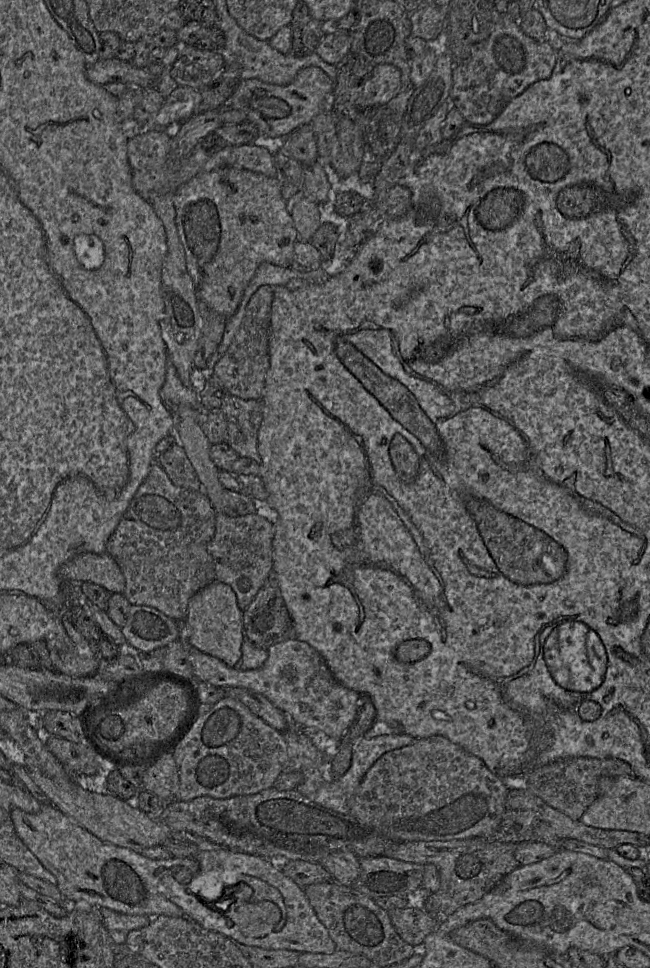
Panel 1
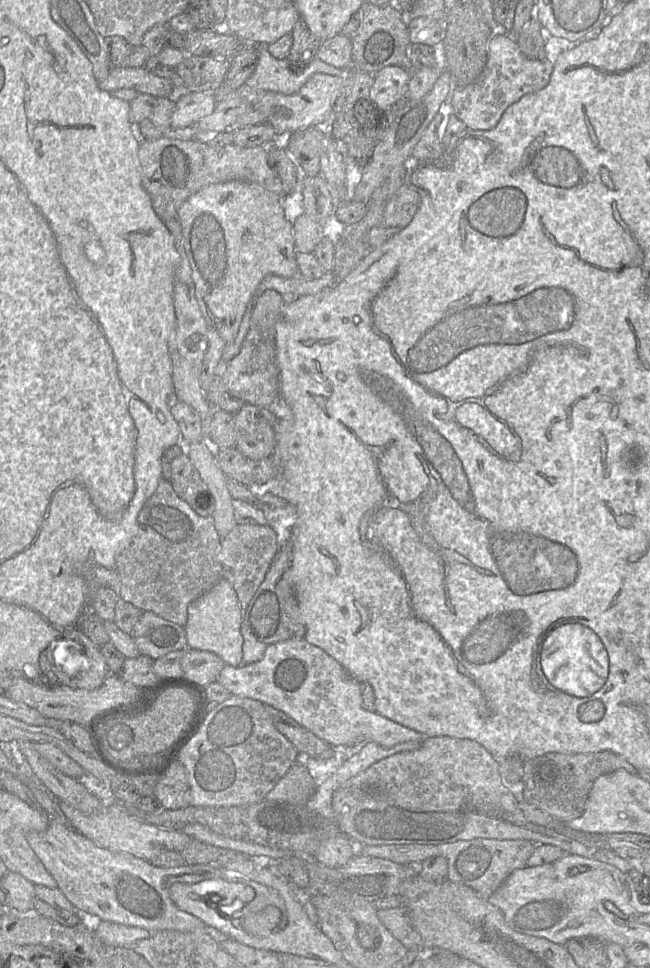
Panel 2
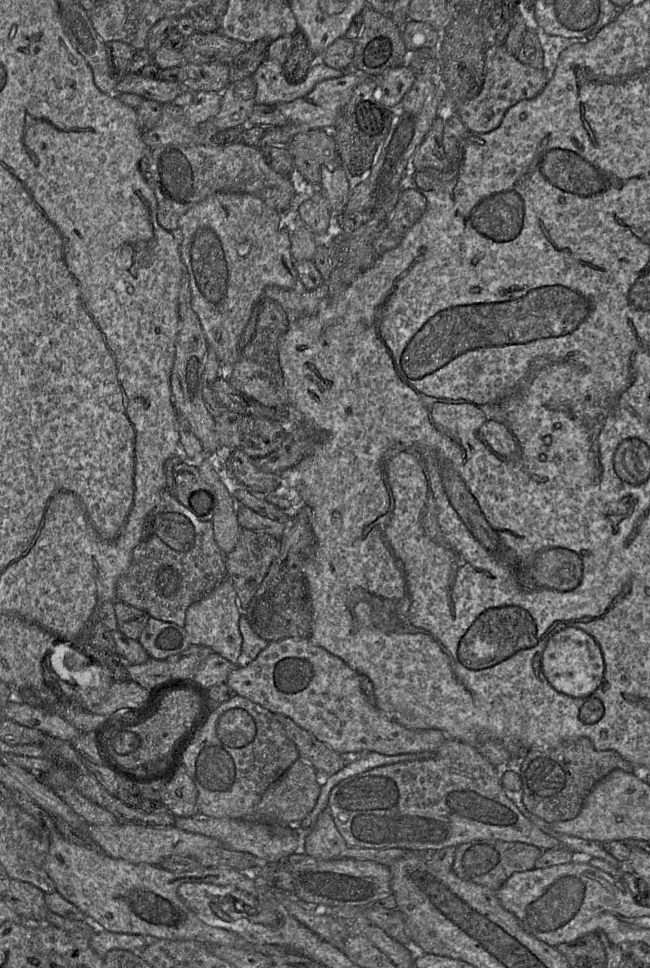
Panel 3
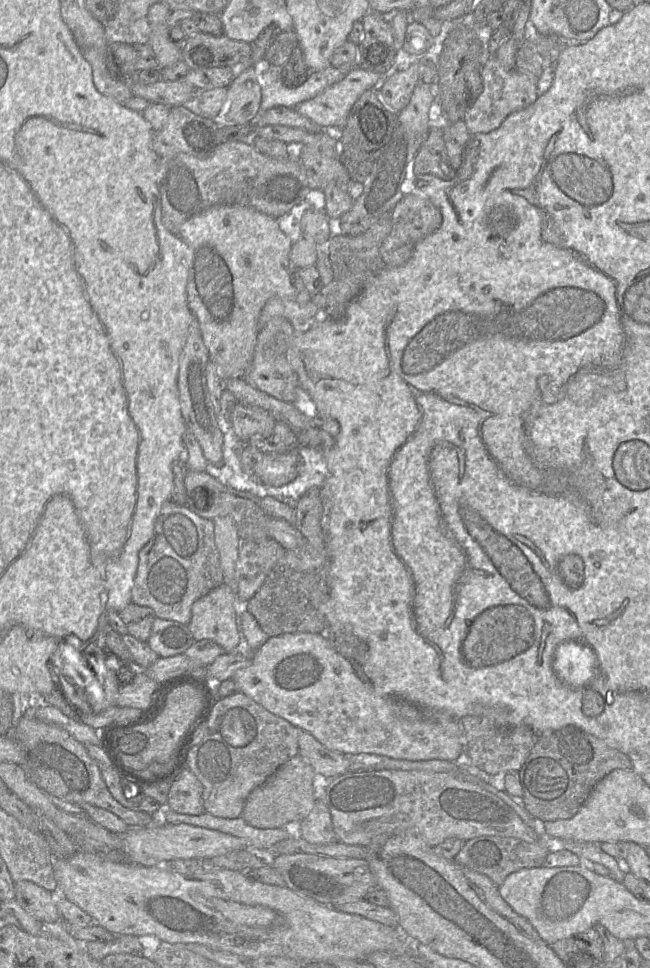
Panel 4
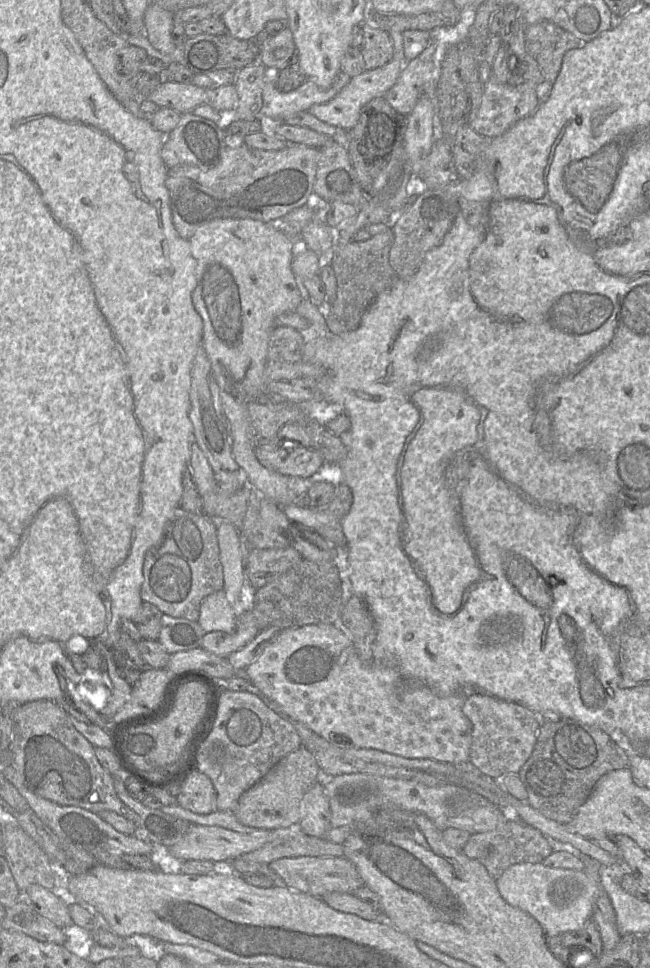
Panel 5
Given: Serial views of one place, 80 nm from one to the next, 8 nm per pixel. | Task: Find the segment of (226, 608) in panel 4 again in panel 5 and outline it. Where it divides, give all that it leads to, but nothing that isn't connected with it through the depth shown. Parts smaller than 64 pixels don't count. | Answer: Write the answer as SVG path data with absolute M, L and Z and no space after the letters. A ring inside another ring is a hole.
M223 589L202 600L198 623L206 633L212 631L231 633L235 630L236 615Z

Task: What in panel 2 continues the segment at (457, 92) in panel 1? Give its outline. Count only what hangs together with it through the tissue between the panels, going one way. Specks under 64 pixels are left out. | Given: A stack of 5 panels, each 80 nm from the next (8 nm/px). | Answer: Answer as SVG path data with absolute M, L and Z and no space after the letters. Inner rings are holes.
M494 33L488 43L487 61L478 78L463 88L455 88L452 107L454 114L467 128L490 130L499 122L504 111L522 96L544 88L550 79L554 64L543 59L529 59L522 54L510 35Z

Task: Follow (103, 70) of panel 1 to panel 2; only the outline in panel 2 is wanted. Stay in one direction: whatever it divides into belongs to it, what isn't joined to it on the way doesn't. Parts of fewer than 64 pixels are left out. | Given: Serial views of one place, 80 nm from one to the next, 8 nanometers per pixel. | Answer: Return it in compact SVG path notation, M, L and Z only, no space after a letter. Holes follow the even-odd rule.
M128 66L111 67L108 77L98 83L98 86L107 92L130 88L138 93L149 94L156 98L168 97L174 89L174 84L170 79L156 76L143 67Z

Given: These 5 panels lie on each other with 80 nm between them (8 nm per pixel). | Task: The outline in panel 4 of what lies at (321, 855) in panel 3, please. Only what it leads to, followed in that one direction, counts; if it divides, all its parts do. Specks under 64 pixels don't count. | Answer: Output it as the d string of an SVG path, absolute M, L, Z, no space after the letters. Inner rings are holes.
M325 796L315 801L309 815L301 821L301 835L312 844L326 845L338 841Z

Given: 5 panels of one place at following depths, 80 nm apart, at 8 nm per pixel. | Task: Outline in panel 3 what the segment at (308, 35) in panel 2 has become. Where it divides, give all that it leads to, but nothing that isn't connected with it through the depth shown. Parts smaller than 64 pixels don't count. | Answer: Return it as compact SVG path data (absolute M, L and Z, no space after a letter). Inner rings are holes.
M298 29L292 35L292 47L283 64L284 74L289 83L303 82L317 58L308 46L305 35Z

